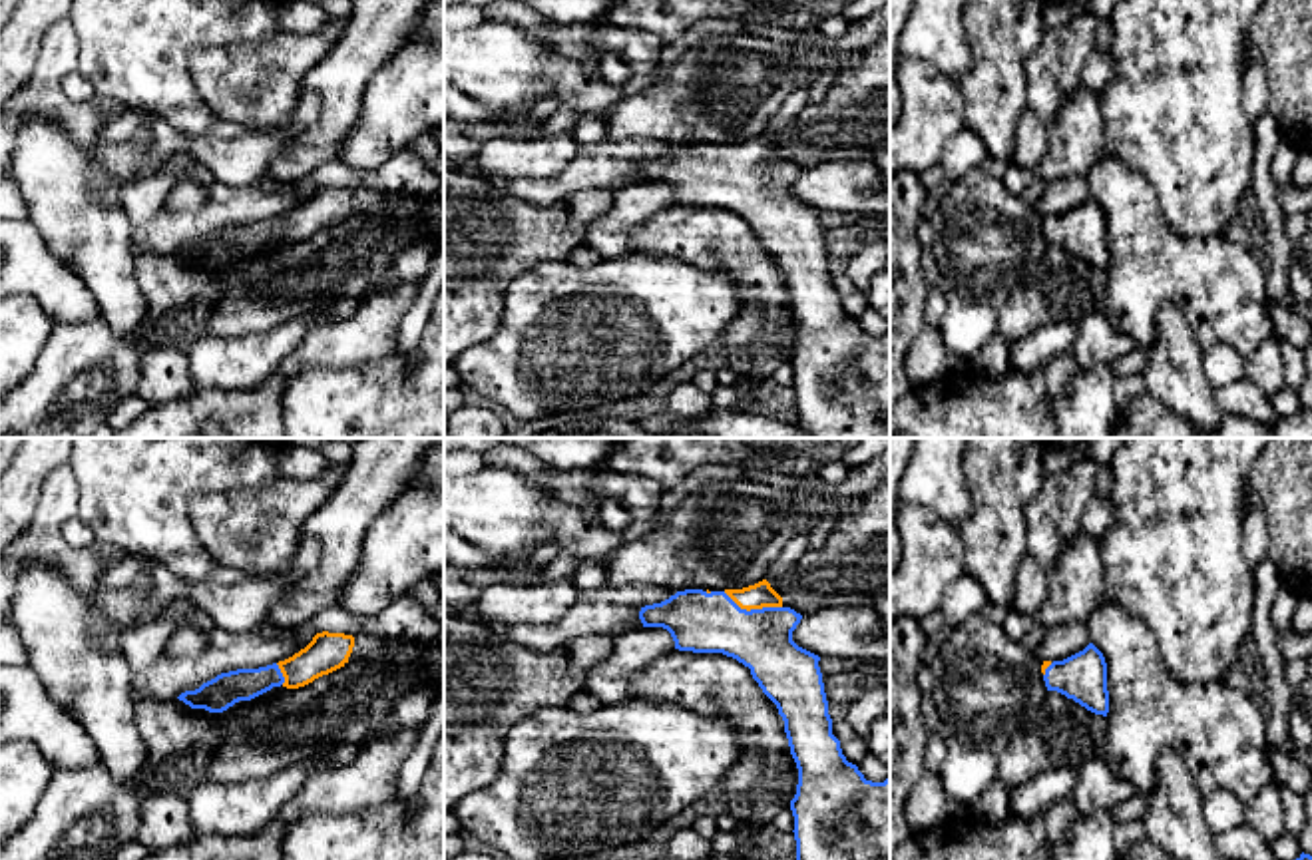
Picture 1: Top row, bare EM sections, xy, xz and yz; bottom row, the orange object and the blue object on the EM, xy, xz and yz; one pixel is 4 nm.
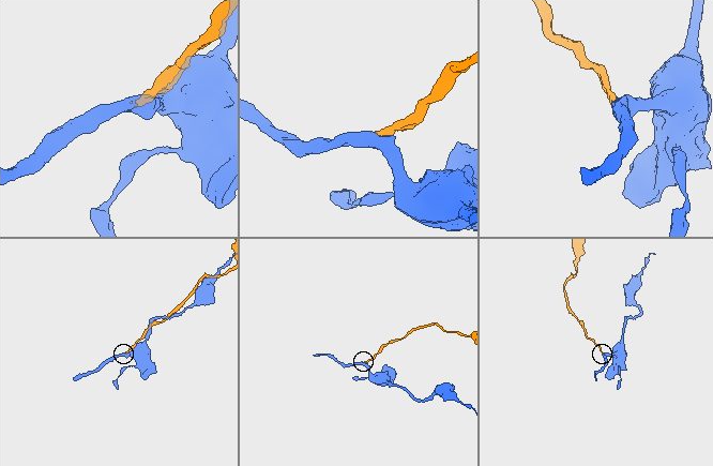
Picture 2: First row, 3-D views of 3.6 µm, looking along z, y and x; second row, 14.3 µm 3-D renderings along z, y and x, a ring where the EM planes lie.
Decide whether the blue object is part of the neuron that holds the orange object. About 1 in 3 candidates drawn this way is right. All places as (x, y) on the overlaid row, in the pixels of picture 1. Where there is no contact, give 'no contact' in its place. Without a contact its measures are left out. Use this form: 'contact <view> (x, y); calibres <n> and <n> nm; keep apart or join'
contact xz (753, 608); calibres 100 and 240 nm; join

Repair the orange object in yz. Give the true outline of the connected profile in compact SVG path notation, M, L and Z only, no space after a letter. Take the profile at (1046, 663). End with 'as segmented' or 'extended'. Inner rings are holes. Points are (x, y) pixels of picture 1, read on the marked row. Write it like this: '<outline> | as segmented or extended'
M1093 643L1063 661L1043 661L1041 673L1047 691L1057 691L1087 711L1107 717L1107 663Z | extended

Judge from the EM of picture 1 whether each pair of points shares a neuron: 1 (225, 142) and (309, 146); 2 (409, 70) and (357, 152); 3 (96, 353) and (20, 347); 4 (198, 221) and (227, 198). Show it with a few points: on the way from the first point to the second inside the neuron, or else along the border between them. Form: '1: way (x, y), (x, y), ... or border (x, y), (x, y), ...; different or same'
1: border (319, 112), (273, 160), (267, 174); different
2: way (409, 90), (409, 96), (377, 132); same
3: border (58, 323), (34, 369), (20, 383); different
4: way (206, 219), (219, 206); same

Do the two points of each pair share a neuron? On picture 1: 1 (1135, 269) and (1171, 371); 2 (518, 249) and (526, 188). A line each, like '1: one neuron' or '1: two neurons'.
1: two neurons
2: two neurons

